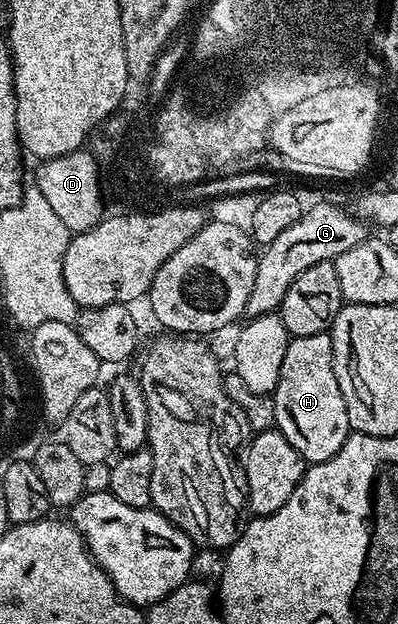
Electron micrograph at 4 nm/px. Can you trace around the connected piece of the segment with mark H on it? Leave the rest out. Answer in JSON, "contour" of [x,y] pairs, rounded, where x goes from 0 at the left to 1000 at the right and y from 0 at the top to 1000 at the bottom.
{"contour":[[[829,534],[756,538],[724,546],[716,577],[706,577],[706,603],[691,617],[686,636],[688,688],[711,696],[726,712],[736,712],[764,742],[827,737],[884,694],[867,635],[857,635],[857,615],[847,615]]]}

